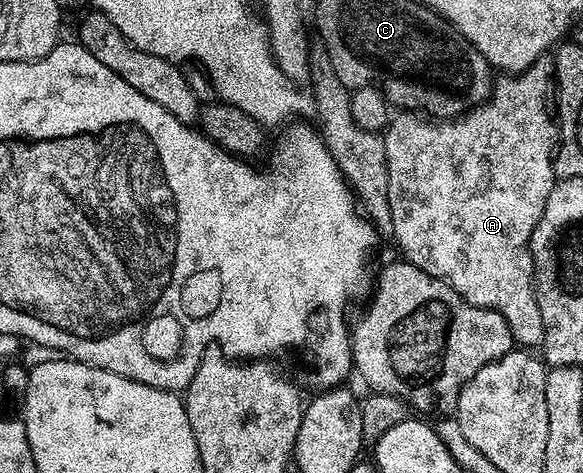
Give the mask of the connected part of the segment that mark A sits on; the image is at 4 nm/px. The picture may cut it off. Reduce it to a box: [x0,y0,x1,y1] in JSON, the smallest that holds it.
[382,56,557,347]

